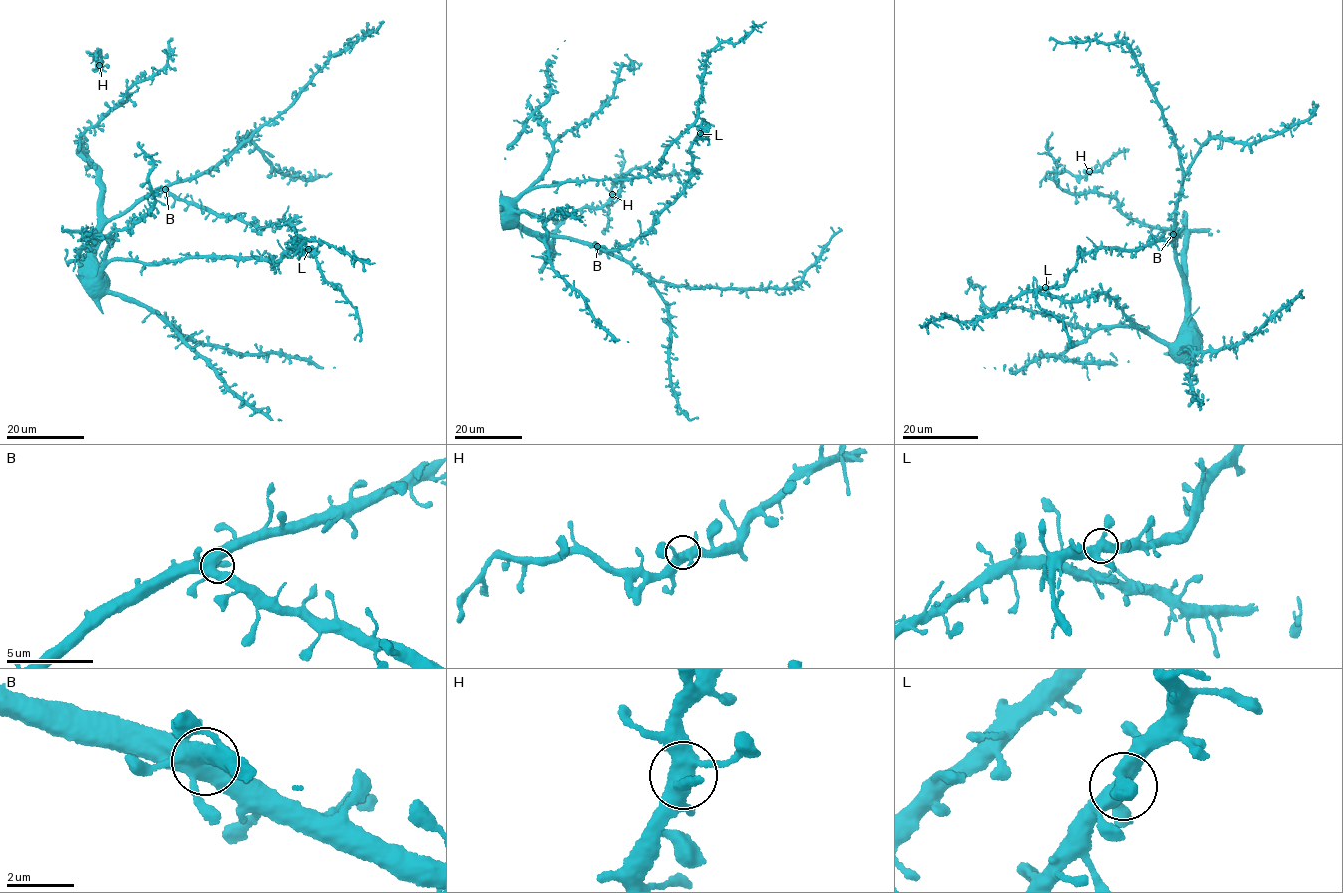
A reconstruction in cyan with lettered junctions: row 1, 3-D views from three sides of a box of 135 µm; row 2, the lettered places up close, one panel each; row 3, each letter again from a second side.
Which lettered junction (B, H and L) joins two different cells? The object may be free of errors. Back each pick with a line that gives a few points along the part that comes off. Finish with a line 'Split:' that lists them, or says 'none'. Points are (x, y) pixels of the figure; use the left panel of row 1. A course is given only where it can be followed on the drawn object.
Split: none

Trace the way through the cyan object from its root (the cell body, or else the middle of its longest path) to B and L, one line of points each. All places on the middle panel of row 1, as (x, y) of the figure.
B: (517, 221), (526, 229), (543, 234), (568, 236), (597, 246)
L: (517, 221), (543, 234), (623, 248), (651, 231), (683, 193), (700, 133)

